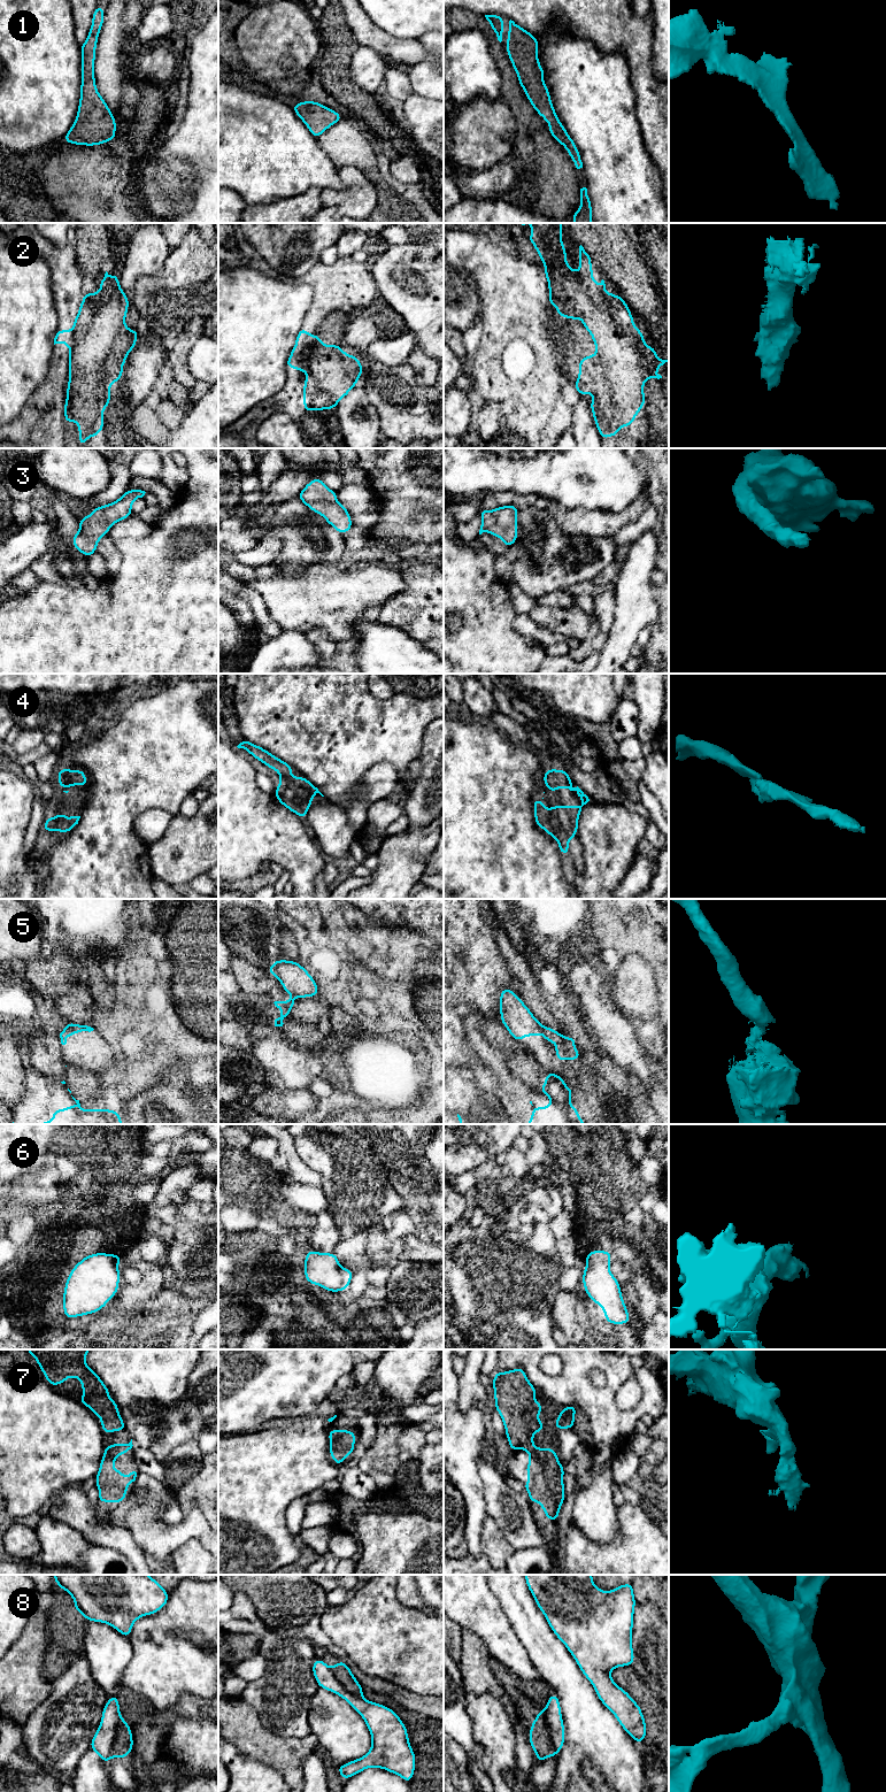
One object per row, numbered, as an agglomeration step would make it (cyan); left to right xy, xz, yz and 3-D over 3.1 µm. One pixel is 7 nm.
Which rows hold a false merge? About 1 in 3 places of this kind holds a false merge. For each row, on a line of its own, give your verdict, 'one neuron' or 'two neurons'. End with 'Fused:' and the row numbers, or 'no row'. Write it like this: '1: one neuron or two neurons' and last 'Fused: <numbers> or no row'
1: one neuron
2: one neuron
3: one neuron
4: one neuron
5: two neurons
6: one neuron
7: one neuron
8: two neurons
Fused: 5, 8

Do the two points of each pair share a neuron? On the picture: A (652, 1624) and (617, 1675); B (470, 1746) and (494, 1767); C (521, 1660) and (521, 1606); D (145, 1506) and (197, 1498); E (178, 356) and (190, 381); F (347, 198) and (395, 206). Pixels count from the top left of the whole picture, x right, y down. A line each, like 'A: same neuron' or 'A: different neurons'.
A: different neurons
B: different neurons
C: different neurons
D: different neurons
E: same neuron
F: different neurons

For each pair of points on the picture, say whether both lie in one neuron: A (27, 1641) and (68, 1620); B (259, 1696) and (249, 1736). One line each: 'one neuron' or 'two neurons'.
A: two neurons
B: two neurons

